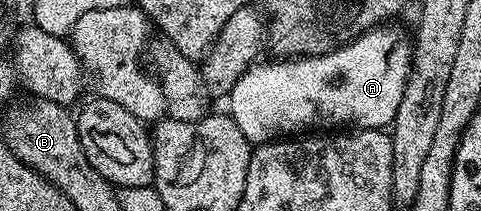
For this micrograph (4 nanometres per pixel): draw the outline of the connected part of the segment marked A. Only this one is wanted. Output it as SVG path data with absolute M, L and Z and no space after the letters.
M381 25L357 35L343 47L335 47L324 55L284 57L280 63L253 62L248 70L238 77L227 96L227 110L232 120L242 129L249 143L259 145L301 133L316 133L321 129L363 129L375 131L387 128L398 113L402 93L406 89L408 75L412 72L414 43L400 27Z

